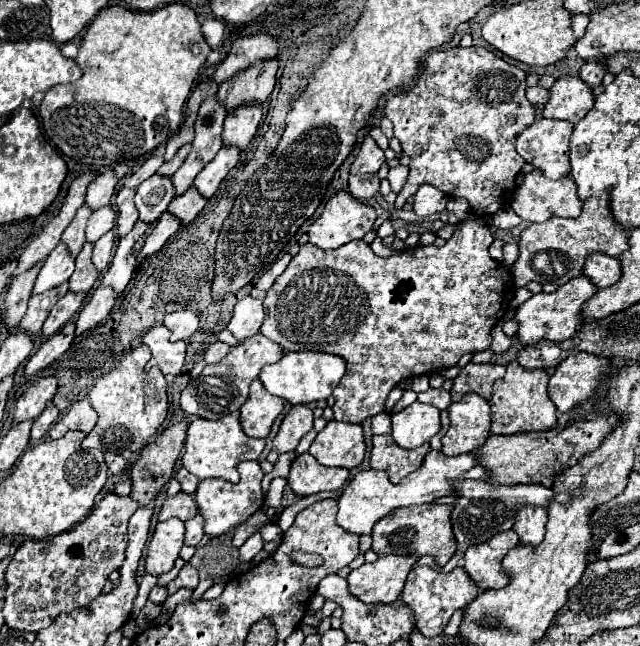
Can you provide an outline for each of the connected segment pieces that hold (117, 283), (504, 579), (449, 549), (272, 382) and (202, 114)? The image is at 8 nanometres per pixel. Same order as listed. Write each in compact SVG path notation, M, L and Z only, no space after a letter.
M136 221L134 229L120 237L118 241L118 247L116 247L116 253L114 253L114 259L108 267L108 271L104 273L102 277L102 285L110 285L116 293L122 293L132 277L132 271L134 271L134 265L136 265L136 259L134 259L134 253L132 253L132 247L134 243L146 233L146 225Z
M514 529L494 535L490 541L470 545L464 553L464 569L480 589L502 589L510 583L510 575L502 567L506 553L518 545Z
M424 505L424 507L404 507L404 511L394 511L376 523L372 529L372 551L380 557L396 553L396 555L412 555L424 557L432 555L440 567L448 563L448 559L456 553L456 539L452 533L450 521L452 505Z
M296 351L296 353L284 353L280 361L270 363L260 369L258 379L270 391L272 395L292 403L292 405L310 405L316 403L318 399L328 399L332 395L332 389L340 383L340 379L346 373L344 359L330 355L330 353L320 353L320 351Z
M206 99L200 105L196 119L196 135L192 141L192 151L182 163L182 167L172 175L176 195L182 195L194 181L194 177L216 157L222 147L222 125L226 119L226 107L216 99Z

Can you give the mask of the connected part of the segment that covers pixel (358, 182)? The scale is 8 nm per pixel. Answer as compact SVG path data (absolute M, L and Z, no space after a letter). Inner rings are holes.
M376 173L372 175L350 175L348 179L348 191L356 199L368 199L374 197L380 189L380 179Z

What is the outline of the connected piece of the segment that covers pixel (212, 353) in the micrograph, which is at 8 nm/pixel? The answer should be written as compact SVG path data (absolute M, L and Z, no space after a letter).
M216 341L216 343L212 343L212 345L208 347L208 351L206 351L206 355L204 355L204 361L206 361L206 363L218 363L230 349L232 349L230 345L226 345L226 343L222 343L222 341Z

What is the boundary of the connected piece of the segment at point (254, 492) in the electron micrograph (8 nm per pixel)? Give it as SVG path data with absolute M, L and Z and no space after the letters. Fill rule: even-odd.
M242 461L238 465L240 471L240 483L232 485L224 479L204 479L200 481L194 499L198 505L200 515L204 517L204 533L212 535L212 537L220 537L226 531L230 531L232 527L238 527L240 523L244 523L252 513L256 513L258 509L262 509L264 504L264 494L260 481L264 477L258 461Z

